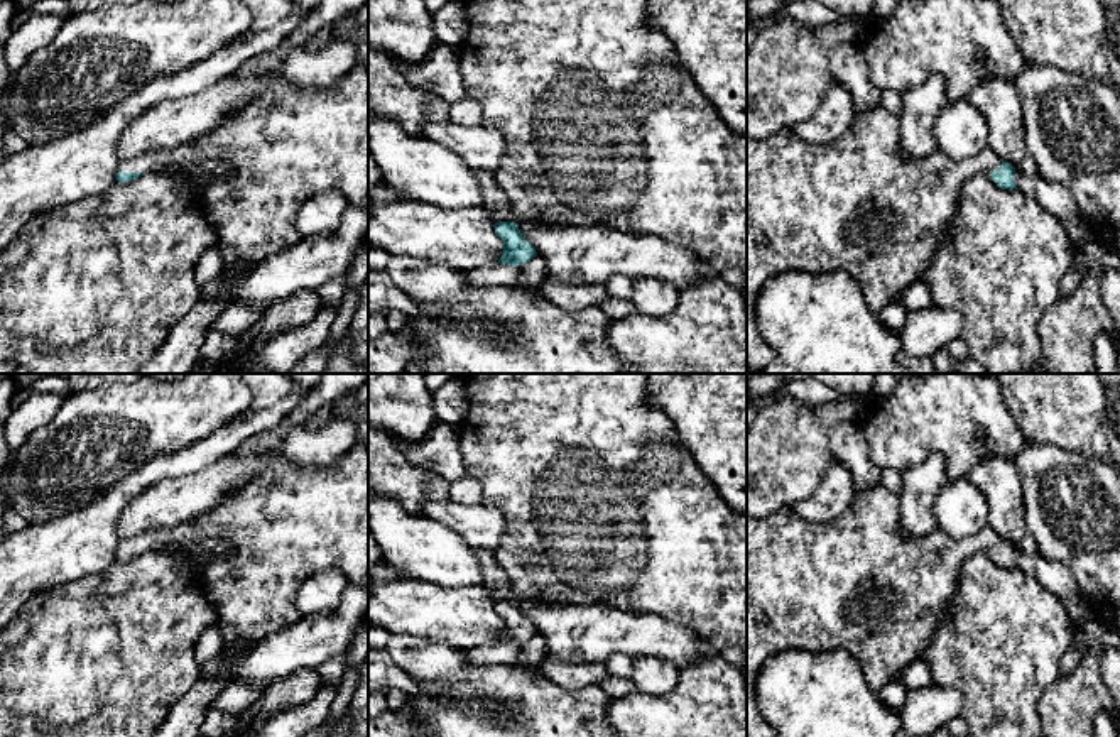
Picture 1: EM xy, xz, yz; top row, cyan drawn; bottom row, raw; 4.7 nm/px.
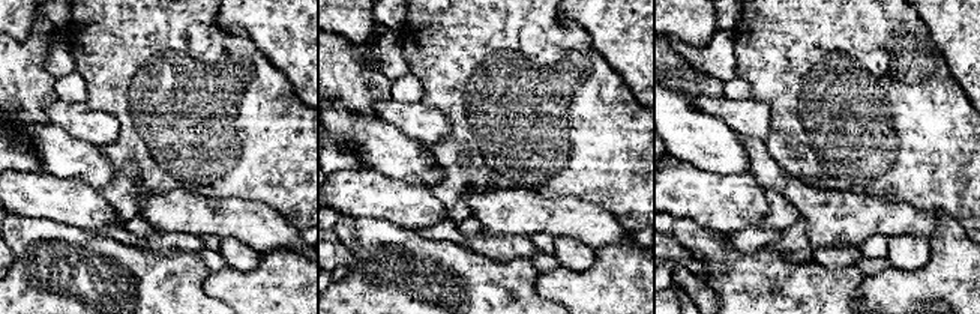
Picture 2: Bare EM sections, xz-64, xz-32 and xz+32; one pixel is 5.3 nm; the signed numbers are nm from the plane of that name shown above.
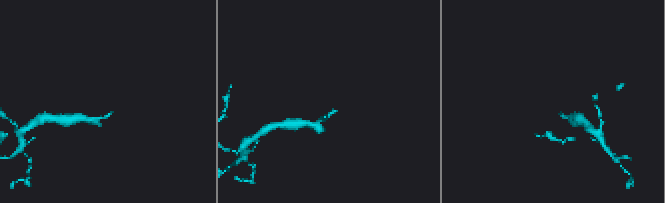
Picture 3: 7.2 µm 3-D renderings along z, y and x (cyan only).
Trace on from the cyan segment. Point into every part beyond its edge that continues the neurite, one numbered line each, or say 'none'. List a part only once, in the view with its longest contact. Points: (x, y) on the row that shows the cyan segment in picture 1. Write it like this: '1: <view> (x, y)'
1: xy (289, 144)

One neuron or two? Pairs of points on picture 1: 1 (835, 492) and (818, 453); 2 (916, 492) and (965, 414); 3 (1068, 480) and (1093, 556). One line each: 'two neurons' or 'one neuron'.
1: two neurons
2: two neurons
3: one neuron

